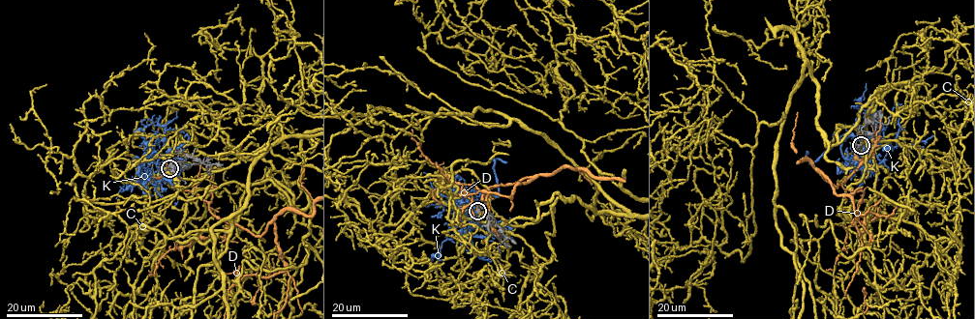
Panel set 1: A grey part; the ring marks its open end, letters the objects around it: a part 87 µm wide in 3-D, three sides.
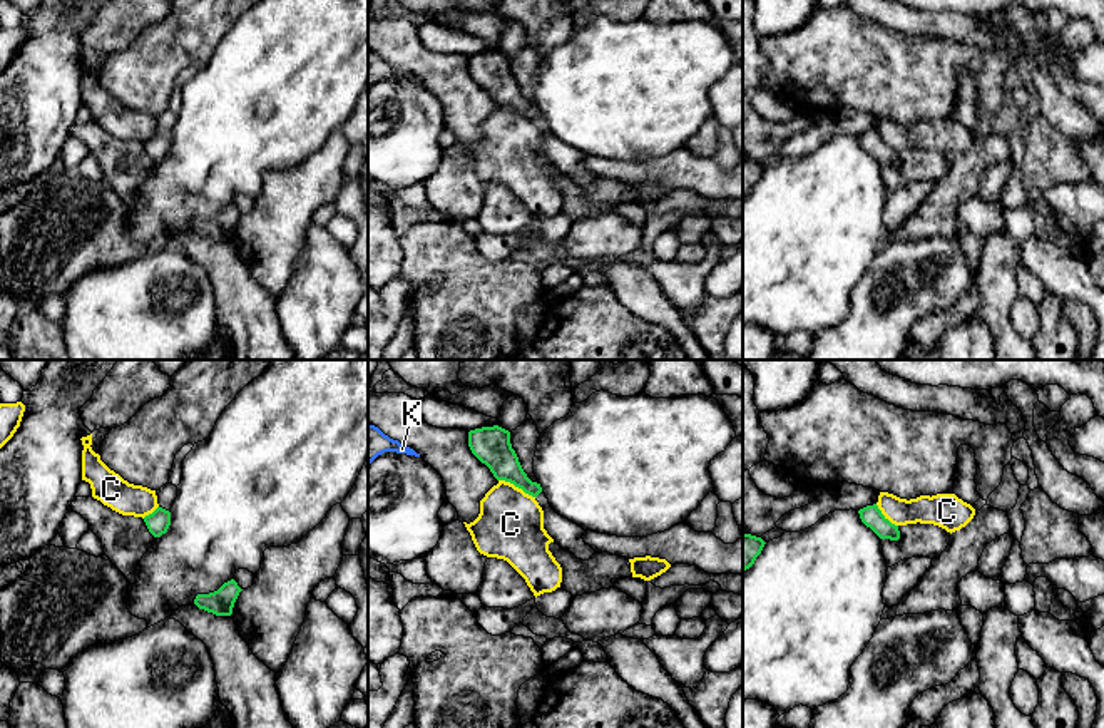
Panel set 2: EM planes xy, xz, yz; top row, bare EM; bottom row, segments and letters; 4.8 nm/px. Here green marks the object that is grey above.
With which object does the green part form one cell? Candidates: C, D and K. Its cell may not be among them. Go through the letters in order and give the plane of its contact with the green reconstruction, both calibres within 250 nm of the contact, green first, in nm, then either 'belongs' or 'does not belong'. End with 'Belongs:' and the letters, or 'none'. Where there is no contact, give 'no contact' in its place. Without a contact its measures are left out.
C: meets green in xz; 180 nm thick on the green side, 320 nm on the other; does not belong
D: no contact; does not belong
K: no contact; belongs
Belongs: K

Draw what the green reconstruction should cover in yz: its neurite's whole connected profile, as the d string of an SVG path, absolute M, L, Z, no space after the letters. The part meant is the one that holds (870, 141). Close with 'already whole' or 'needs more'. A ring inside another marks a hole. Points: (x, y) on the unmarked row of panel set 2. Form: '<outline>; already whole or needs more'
M877 129L858 136L861 147L870 152L880 164L898 166L898 151L892 149L878 134Z; already whole

